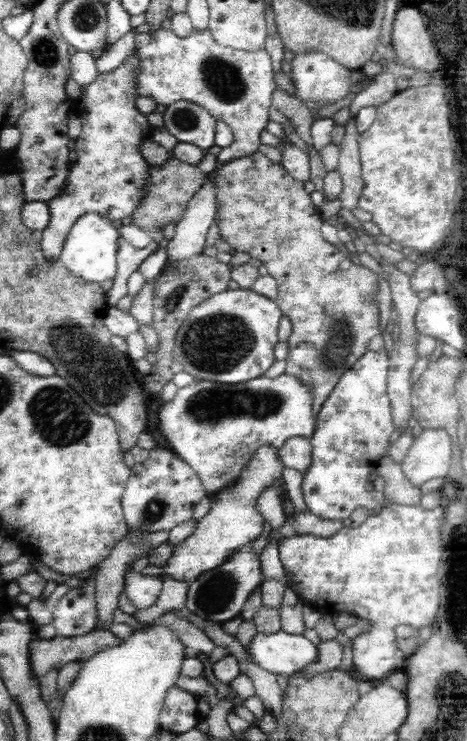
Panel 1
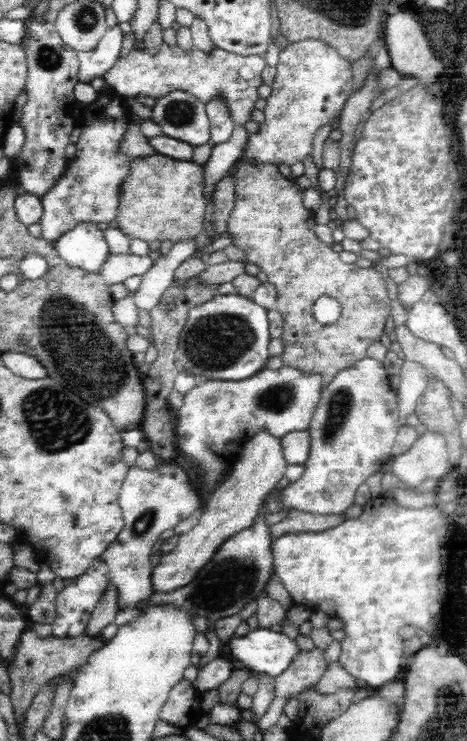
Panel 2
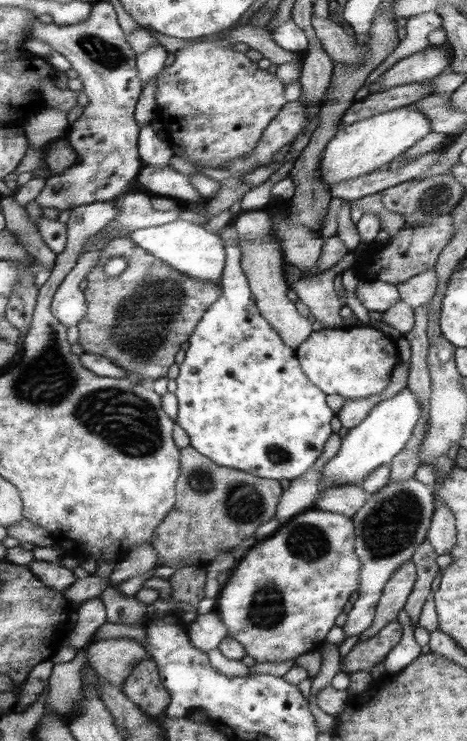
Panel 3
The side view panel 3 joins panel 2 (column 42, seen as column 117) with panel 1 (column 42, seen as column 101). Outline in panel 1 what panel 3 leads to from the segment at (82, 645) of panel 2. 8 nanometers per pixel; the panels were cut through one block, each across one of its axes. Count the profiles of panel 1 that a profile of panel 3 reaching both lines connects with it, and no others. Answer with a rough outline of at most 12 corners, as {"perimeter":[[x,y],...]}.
{"perimeter":[[110,630],[84,636],[33,636],[36,679],[70,662],[86,662],[123,640]]}

